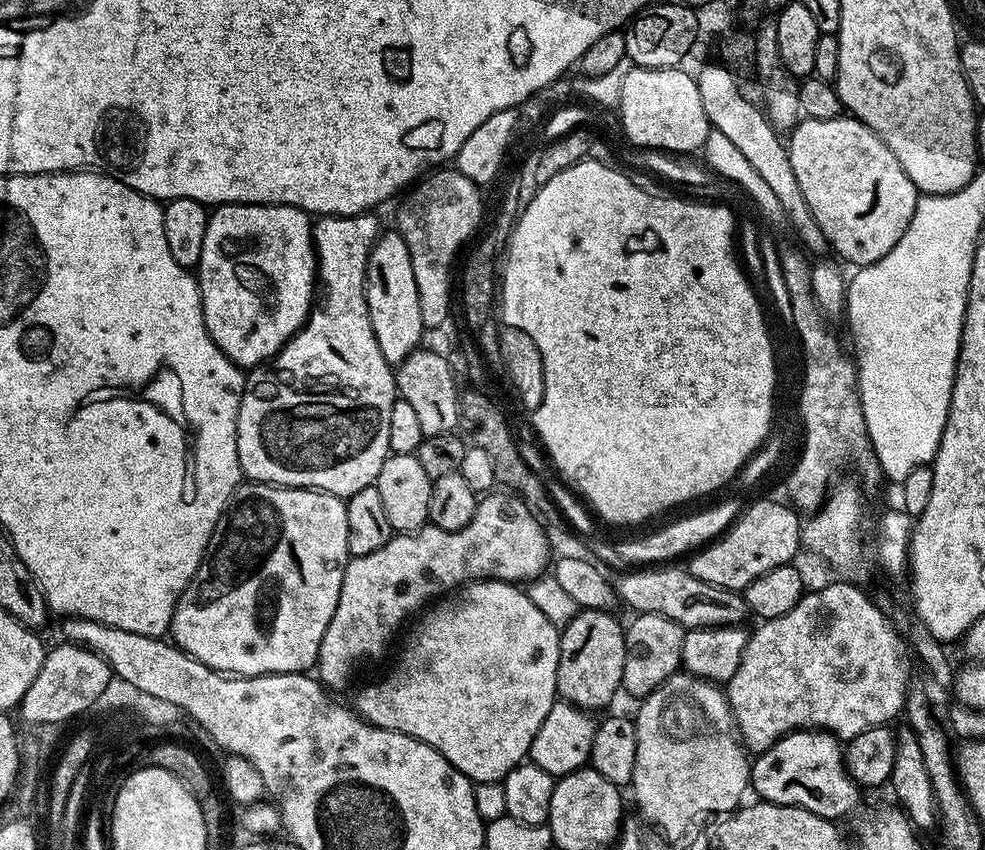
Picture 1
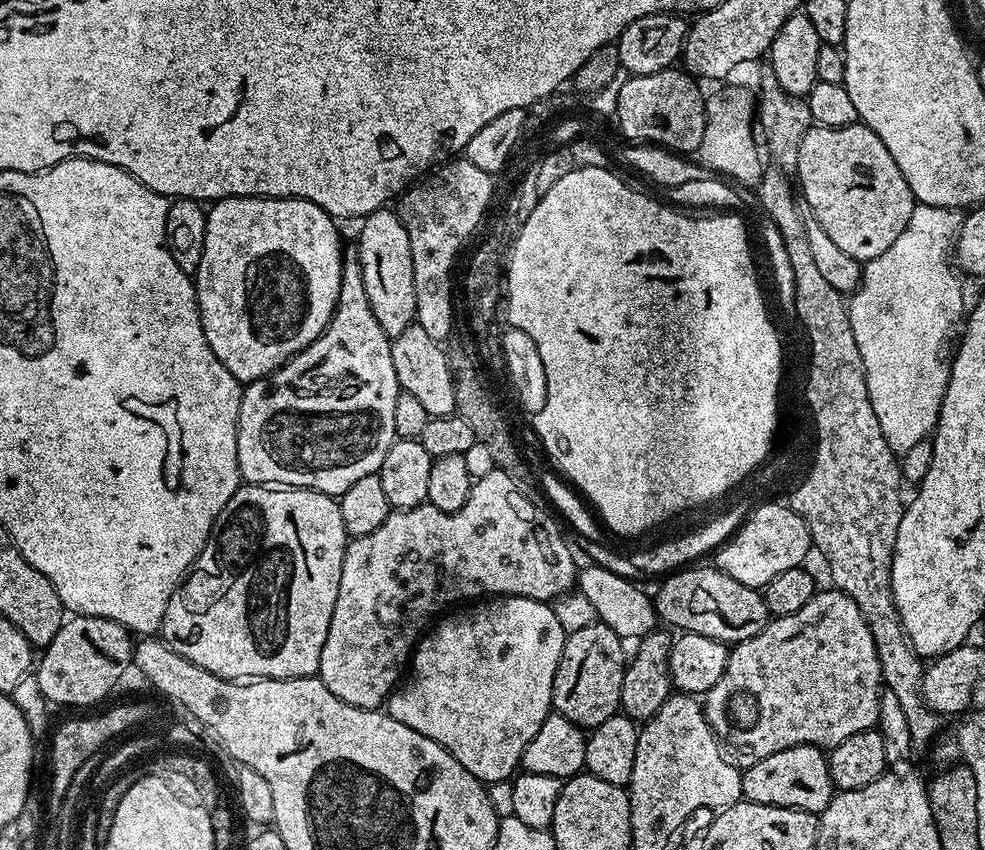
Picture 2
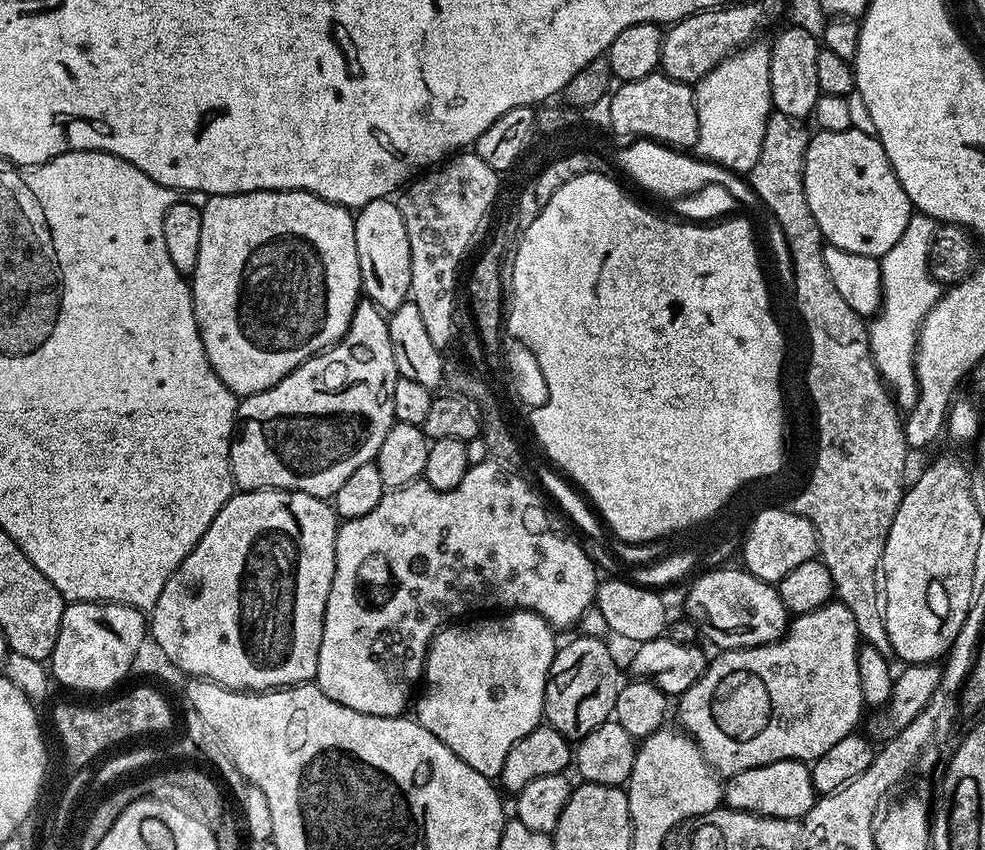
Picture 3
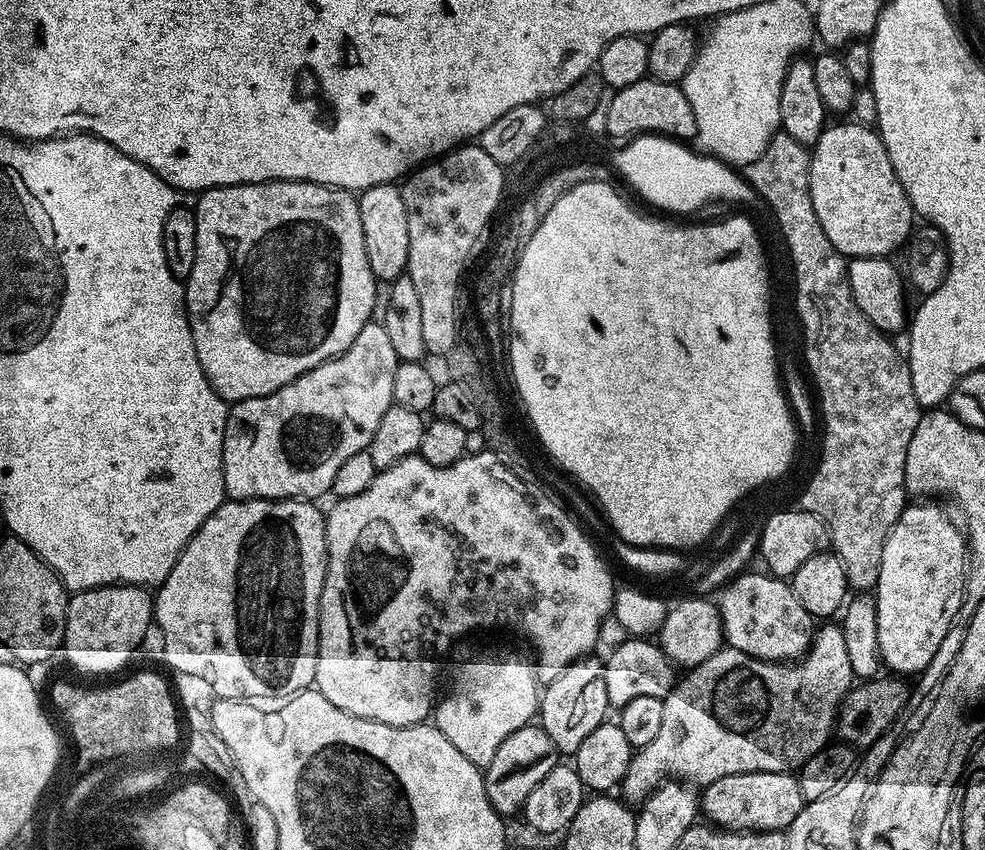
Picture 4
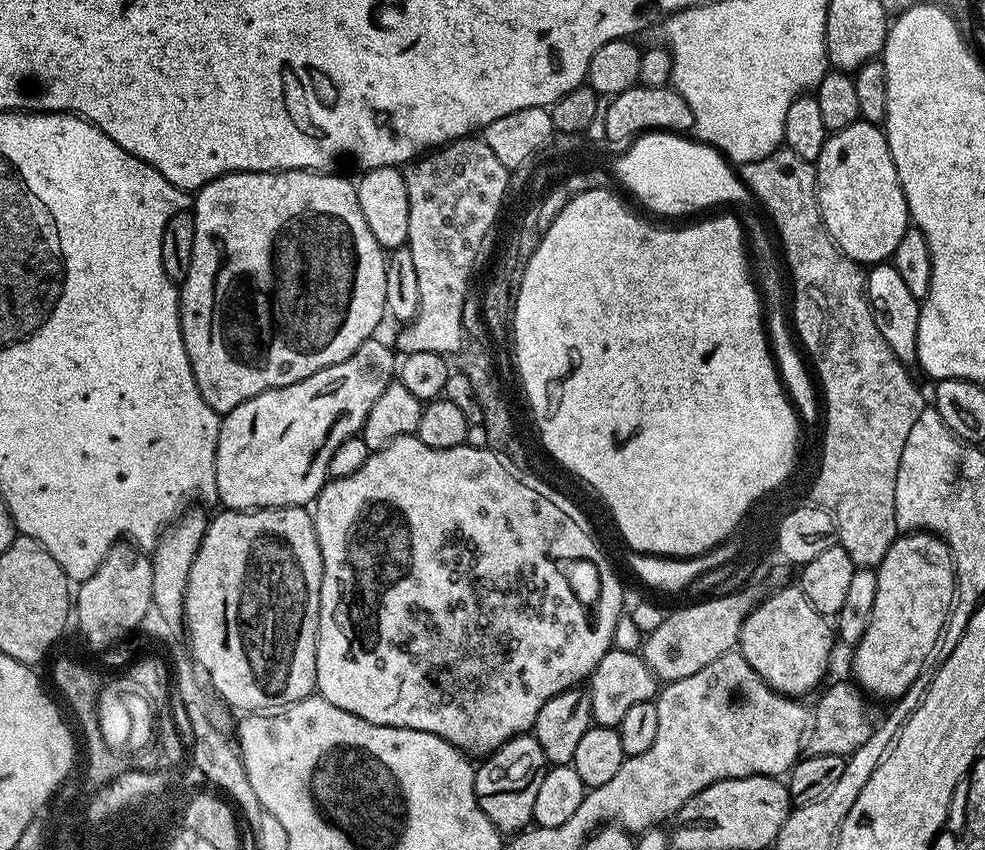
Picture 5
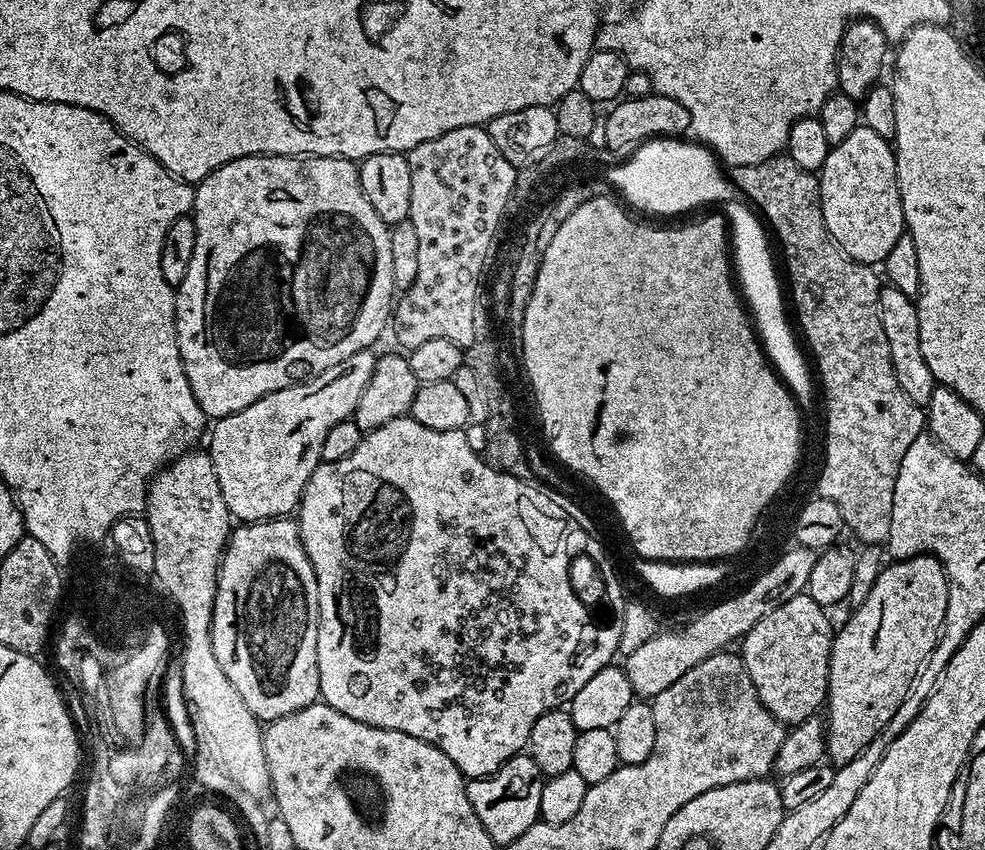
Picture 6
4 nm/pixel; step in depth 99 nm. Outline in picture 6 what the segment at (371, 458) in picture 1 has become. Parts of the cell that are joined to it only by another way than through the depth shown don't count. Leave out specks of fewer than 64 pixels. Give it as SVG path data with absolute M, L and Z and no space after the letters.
M372 348L358 350L358 354L350 354L350 358L342 358L338 366L330 366L330 370L322 370L317 376L301 380L300 383L289 388L266 394L258 402L246 406L246 410L238 410L229 416L221 416L213 423L216 425L212 428L212 441L206 445L206 451L212 458L214 474L218 474L218 487L222 490L222 499L226 502L229 516L246 524L257 524L260 520L279 520L291 517L299 509L300 496L304 493L306 482L310 482L310 474L314 474L314 470L322 462L320 455L322 454L322 442L326 442L326 434L330 434L330 430L334 430L338 422L351 417L352 411L358 406L358 398L362 398L362 390L366 390L366 382L370 382L370 376L374 374L376 357L377 353Z

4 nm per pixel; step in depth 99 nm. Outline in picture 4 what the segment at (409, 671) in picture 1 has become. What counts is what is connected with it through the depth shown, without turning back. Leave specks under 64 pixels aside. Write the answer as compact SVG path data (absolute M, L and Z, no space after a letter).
M476 656L473 660L464 660L452 676L452 689L445 696L443 693L435 705L434 727L446 734L446 738L454 742L454 747L462 750L462 754L466 754L466 758L470 758L470 762L482 770L487 768L490 758L494 758L498 746L502 746L502 742L506 742L514 730L533 723L537 715L542 688L536 685L537 669L533 661L528 660L520 656L508 656L505 660L500 656Z

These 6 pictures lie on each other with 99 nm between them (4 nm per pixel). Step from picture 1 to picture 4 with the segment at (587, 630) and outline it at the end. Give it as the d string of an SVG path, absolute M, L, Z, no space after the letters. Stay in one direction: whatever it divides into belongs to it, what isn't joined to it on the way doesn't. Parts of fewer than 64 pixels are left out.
M589 654L581 659L578 659L574 661L573 664L569 664L567 668L564 668L561 670L561 672L555 673L551 677L552 680L546 687L543 689L540 702L538 705L538 723L540 727L544 728L546 730L546 734L550 734L550 738L554 741L554 746L556 747L557 753L564 754L564 752L568 752L568 754L574 754L578 750L578 746L582 746L582 741L586 739L586 734L590 734L590 730L594 730L599 726L600 724L605 723L606 717L604 716L607 714L607 712L610 712L610 705L608 703L608 695L606 694L606 678L604 677L604 660L598 658L598 660L595 660L595 655Z

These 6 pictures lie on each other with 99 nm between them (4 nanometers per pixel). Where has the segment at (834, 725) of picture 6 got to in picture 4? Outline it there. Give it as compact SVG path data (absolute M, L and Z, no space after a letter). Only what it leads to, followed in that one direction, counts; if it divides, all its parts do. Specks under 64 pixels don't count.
M912 502L905 507L904 512L898 518L898 522L890 530L890 534L886 538L886 546L882 550L882 566L878 570L878 582L874 589L874 597L876 599L877 608L877 626L878 626L878 647L880 648L880 658L885 669L889 668L889 673L904 674L900 672L916 672L923 673L924 668L934 658L934 654L938 654L938 646L942 646L942 638L946 638L946 634L950 630L950 626L960 615L960 607L964 601L964 577L968 566L968 545L966 543L965 533L962 531L961 525L951 520L936 502Z

